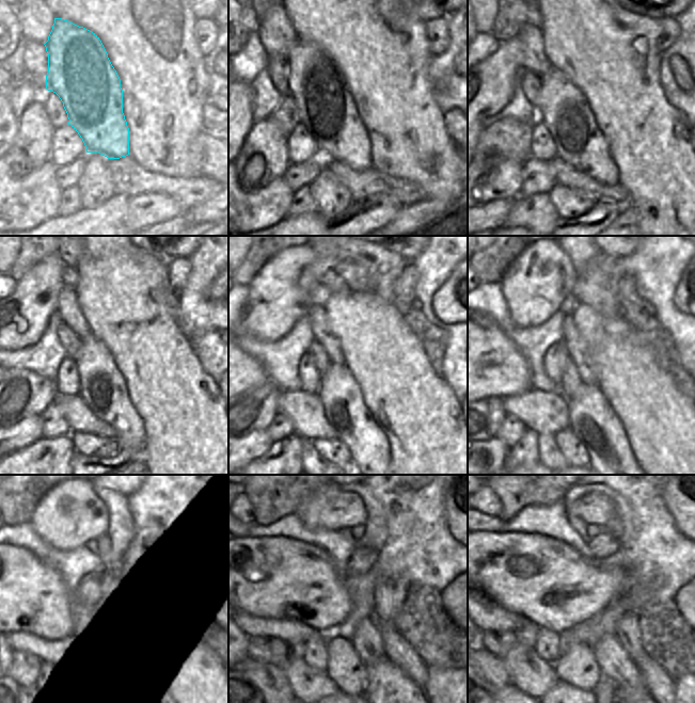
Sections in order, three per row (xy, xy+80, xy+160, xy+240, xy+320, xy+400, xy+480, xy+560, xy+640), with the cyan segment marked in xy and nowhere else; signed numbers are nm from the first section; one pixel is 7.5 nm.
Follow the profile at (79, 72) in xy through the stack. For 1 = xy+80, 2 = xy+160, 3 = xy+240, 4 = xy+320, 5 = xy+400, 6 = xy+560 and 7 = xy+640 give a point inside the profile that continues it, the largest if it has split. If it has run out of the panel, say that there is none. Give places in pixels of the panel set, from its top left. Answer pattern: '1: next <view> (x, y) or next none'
1: next xy+80 (327, 109)
2: next xy+160 (565, 111)
3: next xy+240 (103, 388)
4: next xy+320 (344, 406)
5: next xy+400 (591, 418)
6: next xy+560 (388, 690)
7: next xy+640 (621, 691)

